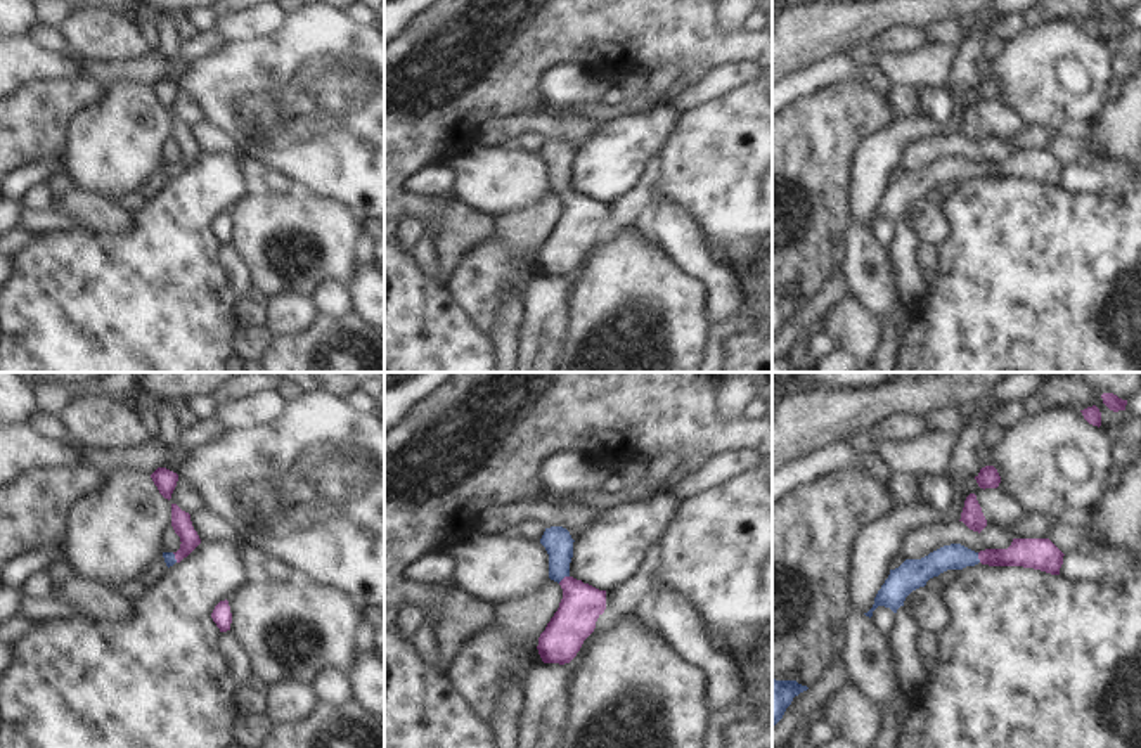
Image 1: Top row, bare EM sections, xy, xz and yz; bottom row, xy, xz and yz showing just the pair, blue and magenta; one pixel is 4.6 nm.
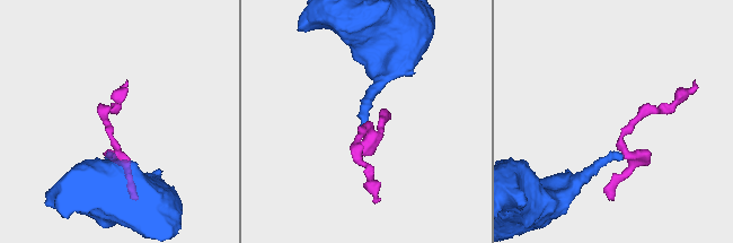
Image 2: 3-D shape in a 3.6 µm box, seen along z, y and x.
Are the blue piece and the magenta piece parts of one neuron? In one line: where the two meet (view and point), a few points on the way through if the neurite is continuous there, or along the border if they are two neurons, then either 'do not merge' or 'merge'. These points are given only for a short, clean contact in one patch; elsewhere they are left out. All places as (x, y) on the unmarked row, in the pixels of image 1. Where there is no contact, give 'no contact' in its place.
meets blue in xz at (563, 189); runs through xz (558, 154), (563, 189), (579, 210), (580, 219); merge

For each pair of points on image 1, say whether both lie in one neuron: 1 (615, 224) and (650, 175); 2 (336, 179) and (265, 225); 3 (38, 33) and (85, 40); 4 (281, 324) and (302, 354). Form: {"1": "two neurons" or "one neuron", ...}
{"1": "one neuron", "2": "two neurons", "3": "two neurons", "4": "two neurons"}

